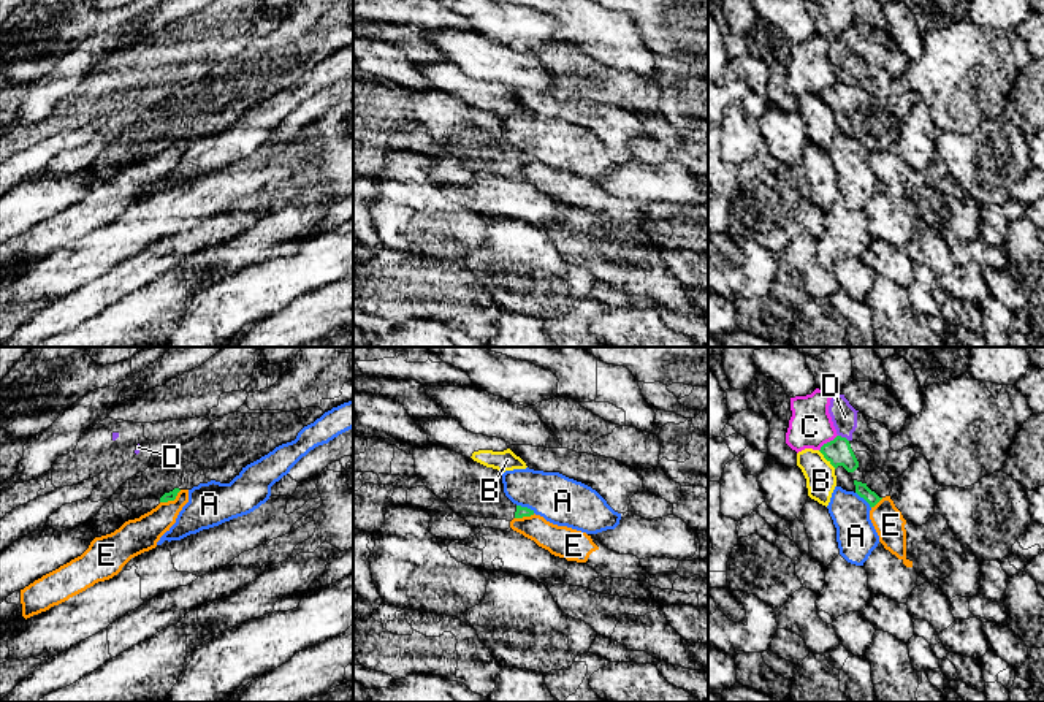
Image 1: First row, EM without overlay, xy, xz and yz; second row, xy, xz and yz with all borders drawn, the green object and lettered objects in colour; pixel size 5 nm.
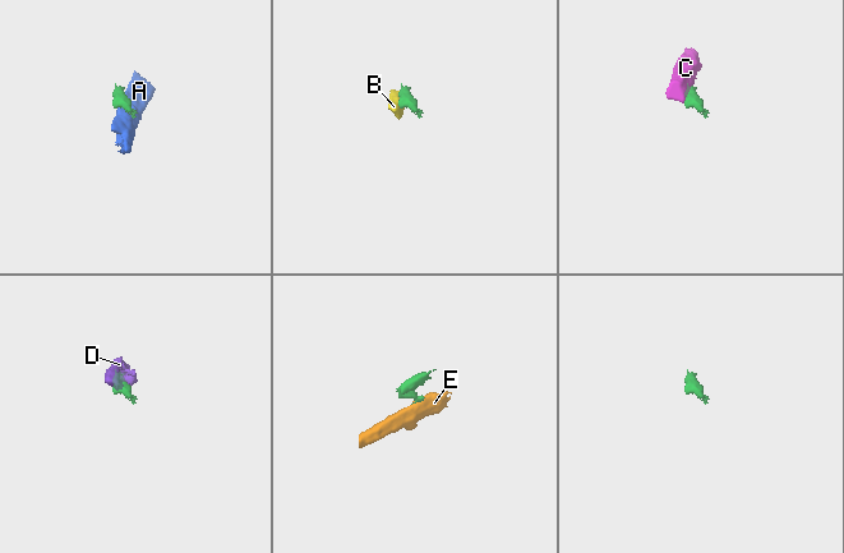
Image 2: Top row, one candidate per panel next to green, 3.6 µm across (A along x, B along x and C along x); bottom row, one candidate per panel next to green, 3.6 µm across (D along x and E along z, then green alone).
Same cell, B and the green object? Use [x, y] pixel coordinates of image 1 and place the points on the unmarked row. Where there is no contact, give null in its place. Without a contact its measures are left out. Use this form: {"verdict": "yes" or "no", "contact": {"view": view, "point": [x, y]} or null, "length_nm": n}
{"verdict": "no", "contact": {"view": "yz", "point": [827, 105]}, "length_nm": 130}

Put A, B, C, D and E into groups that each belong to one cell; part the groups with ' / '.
A / B C / D / E

